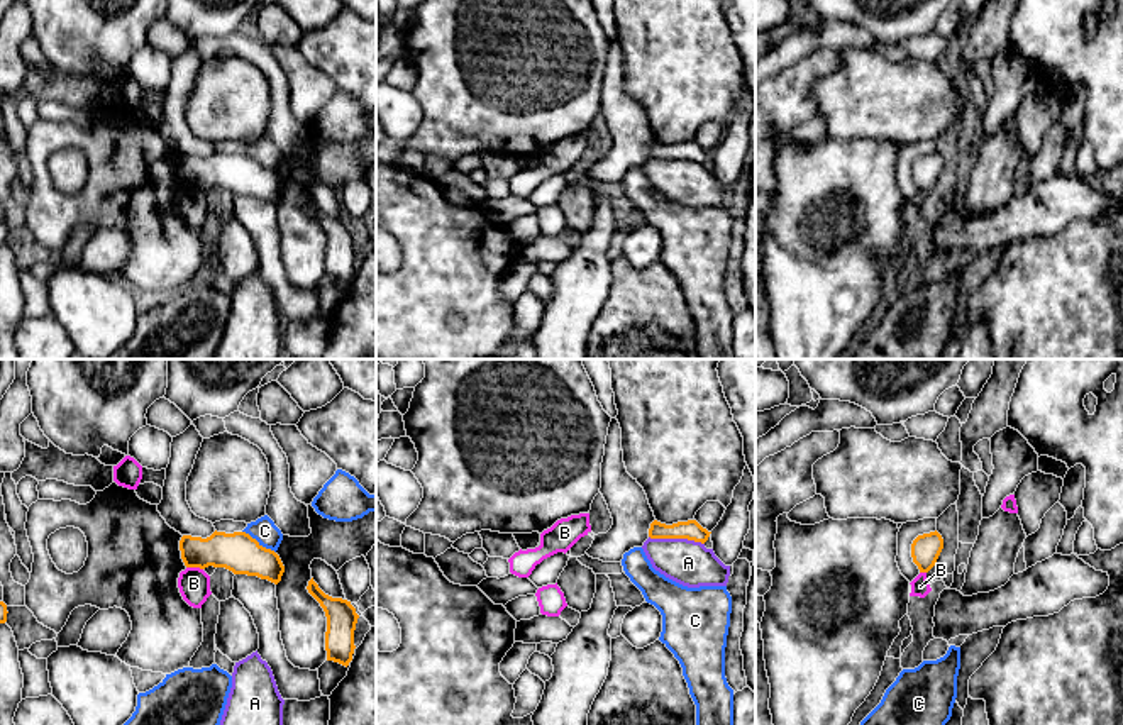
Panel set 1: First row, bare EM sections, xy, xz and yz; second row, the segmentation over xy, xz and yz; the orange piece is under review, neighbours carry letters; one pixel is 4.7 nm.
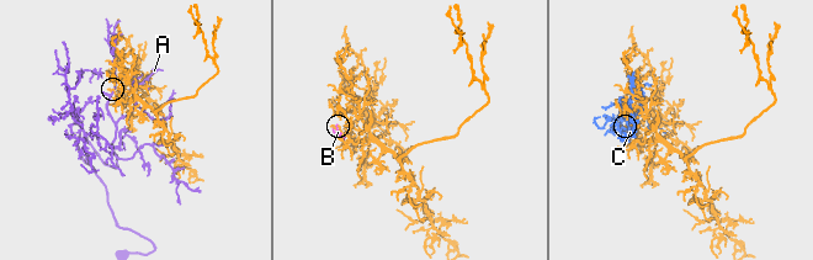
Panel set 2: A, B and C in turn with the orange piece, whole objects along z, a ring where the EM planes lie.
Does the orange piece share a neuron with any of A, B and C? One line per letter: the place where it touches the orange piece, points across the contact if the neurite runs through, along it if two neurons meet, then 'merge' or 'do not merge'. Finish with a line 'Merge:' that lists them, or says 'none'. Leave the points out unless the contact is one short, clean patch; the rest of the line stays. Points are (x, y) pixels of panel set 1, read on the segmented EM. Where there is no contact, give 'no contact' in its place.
A: meets orange in xz at (676, 537); border along xz (649, 536), (686, 537), (703, 544); do not merge
B: meets orange in xy at (195, 566); border along xy (187, 566), (202, 570); do not merge
C: meets orange in xy at (258, 542); do not merge
Merge: none

